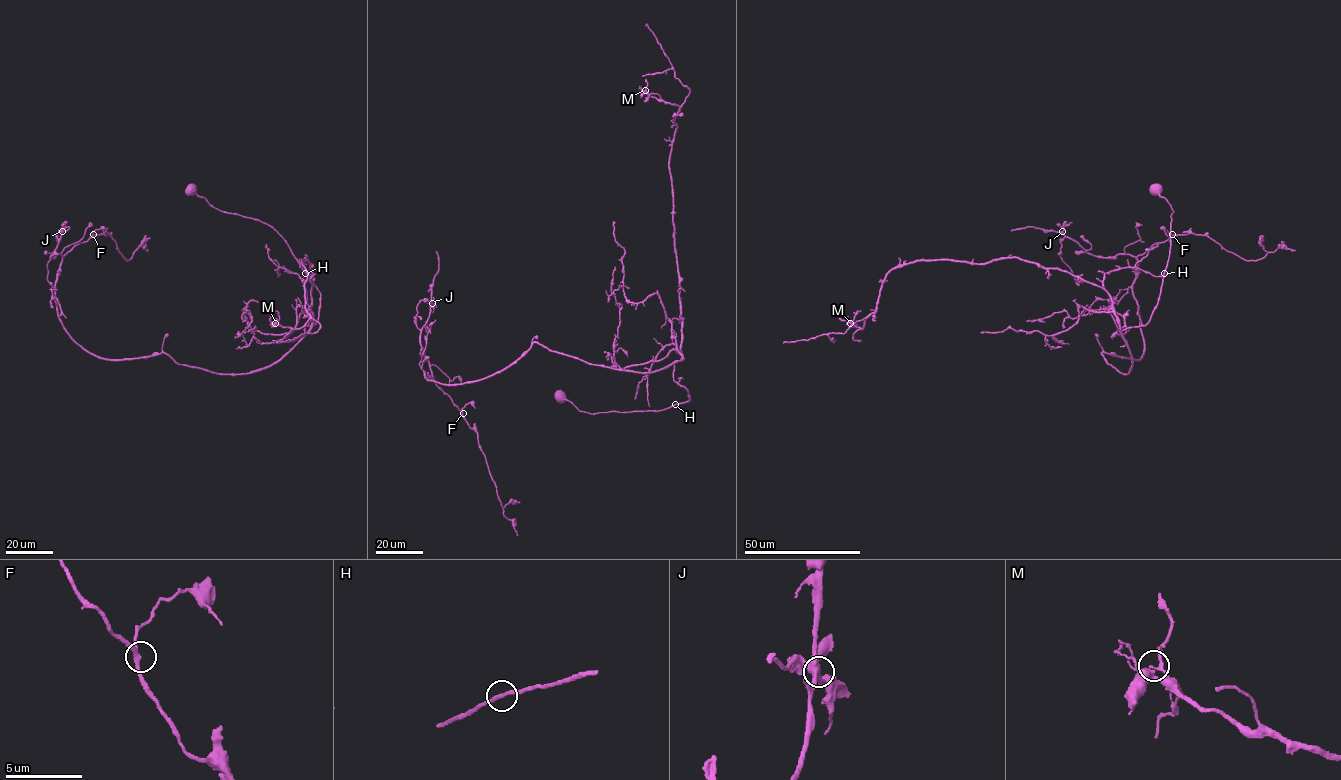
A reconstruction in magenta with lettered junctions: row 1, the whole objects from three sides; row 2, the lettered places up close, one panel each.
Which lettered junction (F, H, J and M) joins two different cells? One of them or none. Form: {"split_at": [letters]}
{"split_at": []}

